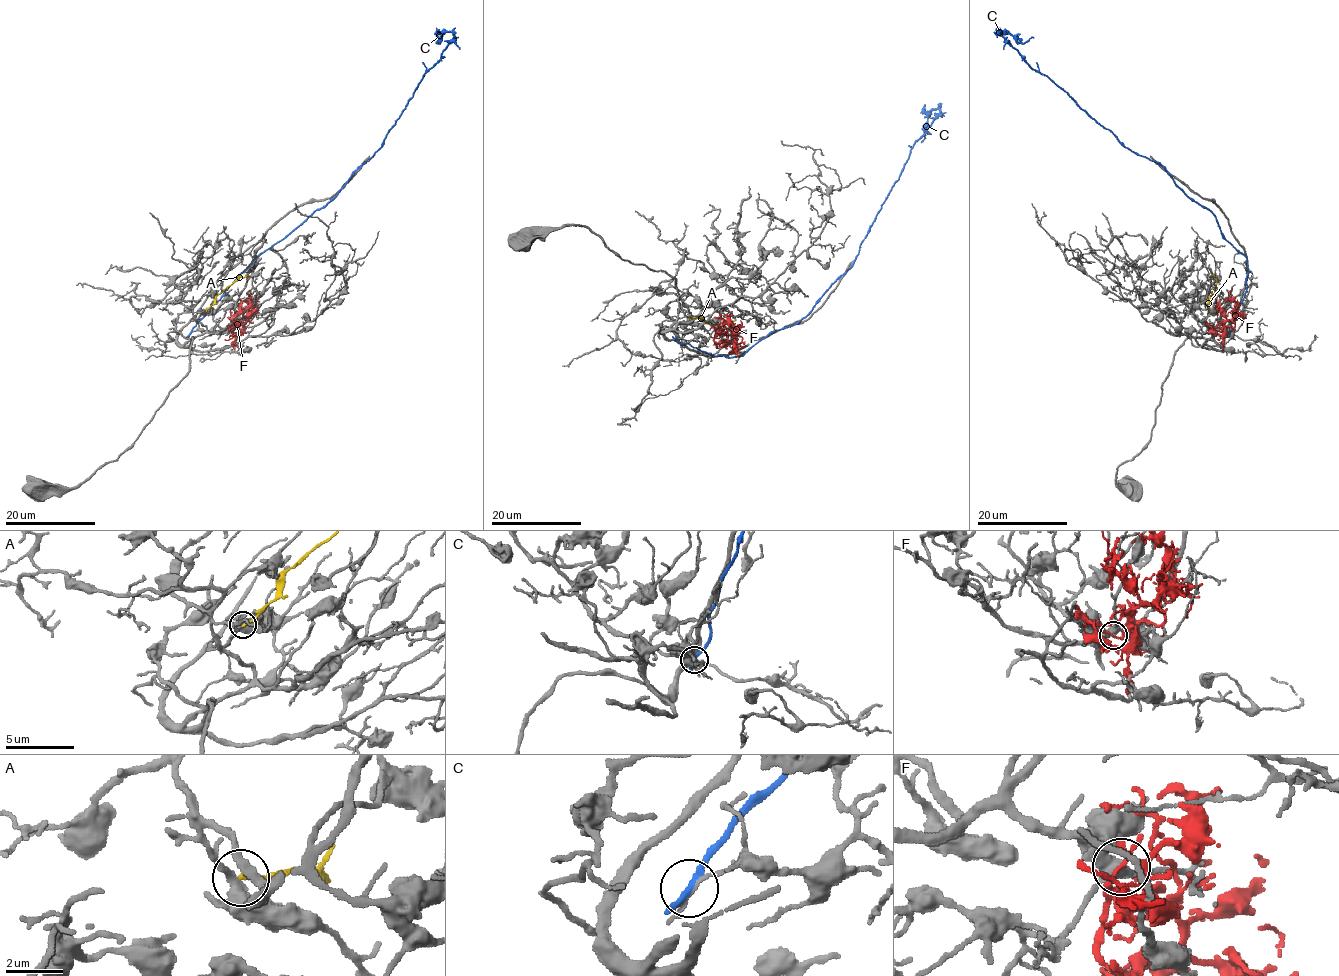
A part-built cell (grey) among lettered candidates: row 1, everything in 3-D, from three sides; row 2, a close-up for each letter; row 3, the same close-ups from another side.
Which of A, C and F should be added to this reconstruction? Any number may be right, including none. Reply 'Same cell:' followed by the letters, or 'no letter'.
Same cell: no letter

